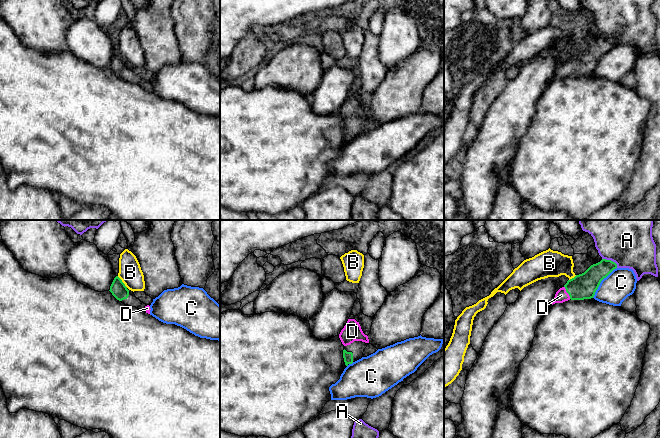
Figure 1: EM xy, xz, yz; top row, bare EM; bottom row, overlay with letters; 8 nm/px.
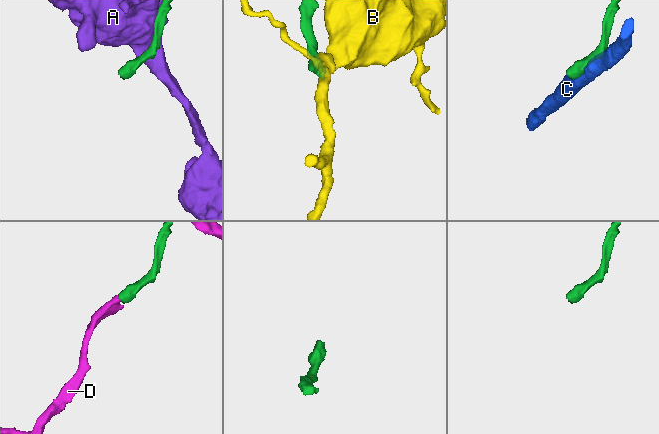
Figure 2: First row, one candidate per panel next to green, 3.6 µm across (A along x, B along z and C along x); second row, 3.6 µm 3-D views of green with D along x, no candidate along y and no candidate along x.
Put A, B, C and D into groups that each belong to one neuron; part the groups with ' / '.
A / B / C / D

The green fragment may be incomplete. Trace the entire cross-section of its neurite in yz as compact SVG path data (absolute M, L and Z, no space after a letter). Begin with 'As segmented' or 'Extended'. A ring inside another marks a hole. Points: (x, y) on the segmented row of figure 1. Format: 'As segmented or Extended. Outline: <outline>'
Extended. Outline: M602 259L600 262L591 265L584 273L574 278L560 288L553 299L555 303L563 303L568 300L584 300L594 297L601 281L606 278L617 264L611 260Z

